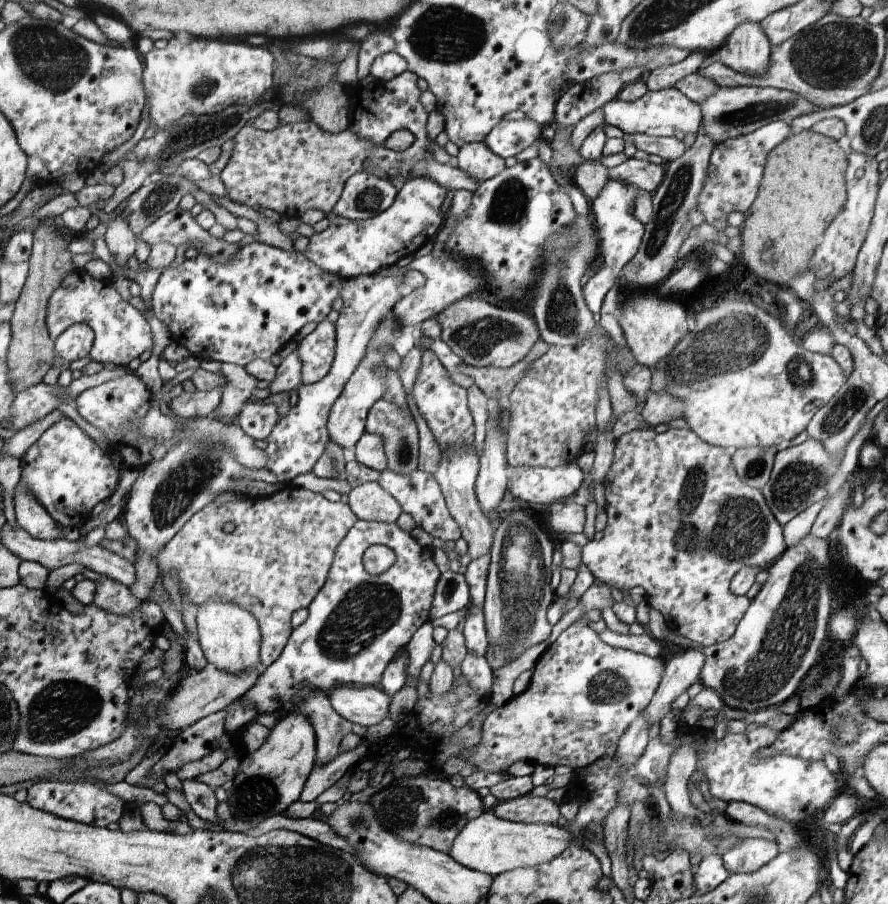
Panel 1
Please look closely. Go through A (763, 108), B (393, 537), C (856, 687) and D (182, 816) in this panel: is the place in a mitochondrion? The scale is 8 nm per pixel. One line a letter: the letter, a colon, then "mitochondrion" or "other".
A: mitochondrion
B: other
C: other
D: other

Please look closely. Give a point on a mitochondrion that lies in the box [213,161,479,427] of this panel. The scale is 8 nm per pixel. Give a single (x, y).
(368, 200)

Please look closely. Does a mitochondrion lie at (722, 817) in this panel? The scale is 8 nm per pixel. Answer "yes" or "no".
no

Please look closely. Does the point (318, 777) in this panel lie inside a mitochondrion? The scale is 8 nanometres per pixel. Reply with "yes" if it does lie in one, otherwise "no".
no

